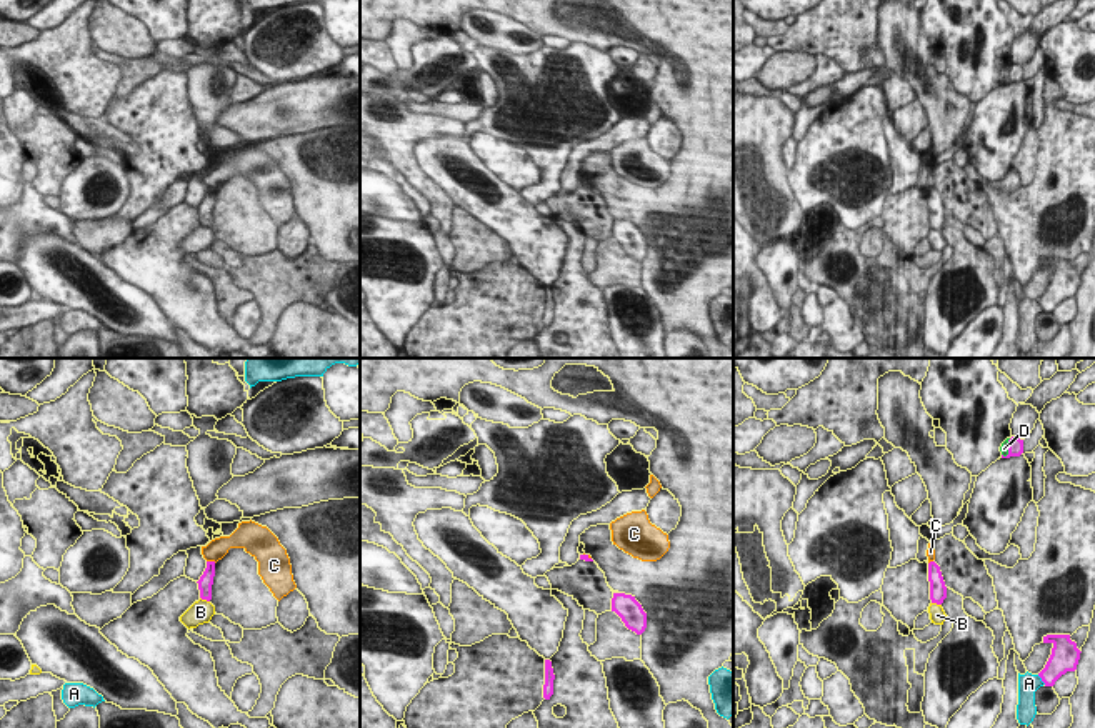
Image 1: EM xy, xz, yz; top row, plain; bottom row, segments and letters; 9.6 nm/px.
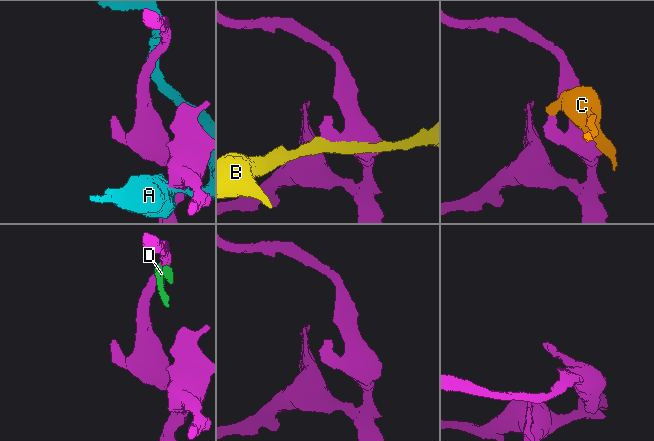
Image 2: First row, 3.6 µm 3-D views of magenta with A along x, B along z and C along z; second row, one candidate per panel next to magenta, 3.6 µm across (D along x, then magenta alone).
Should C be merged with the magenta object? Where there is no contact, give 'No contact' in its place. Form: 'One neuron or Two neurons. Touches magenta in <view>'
Two neurons. Touches magenta in xy.

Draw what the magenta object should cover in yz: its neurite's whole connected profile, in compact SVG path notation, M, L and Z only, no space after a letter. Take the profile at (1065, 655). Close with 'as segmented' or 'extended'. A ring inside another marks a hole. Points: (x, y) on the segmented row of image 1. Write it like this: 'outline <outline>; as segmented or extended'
outline M1047 635L1043 636L1043 643L1052 643L1053 648L1038 676L1045 686L1053 686L1062 675L1077 670L1082 651L1077 648L1077 643L1070 640L1070 635Z; as segmented

